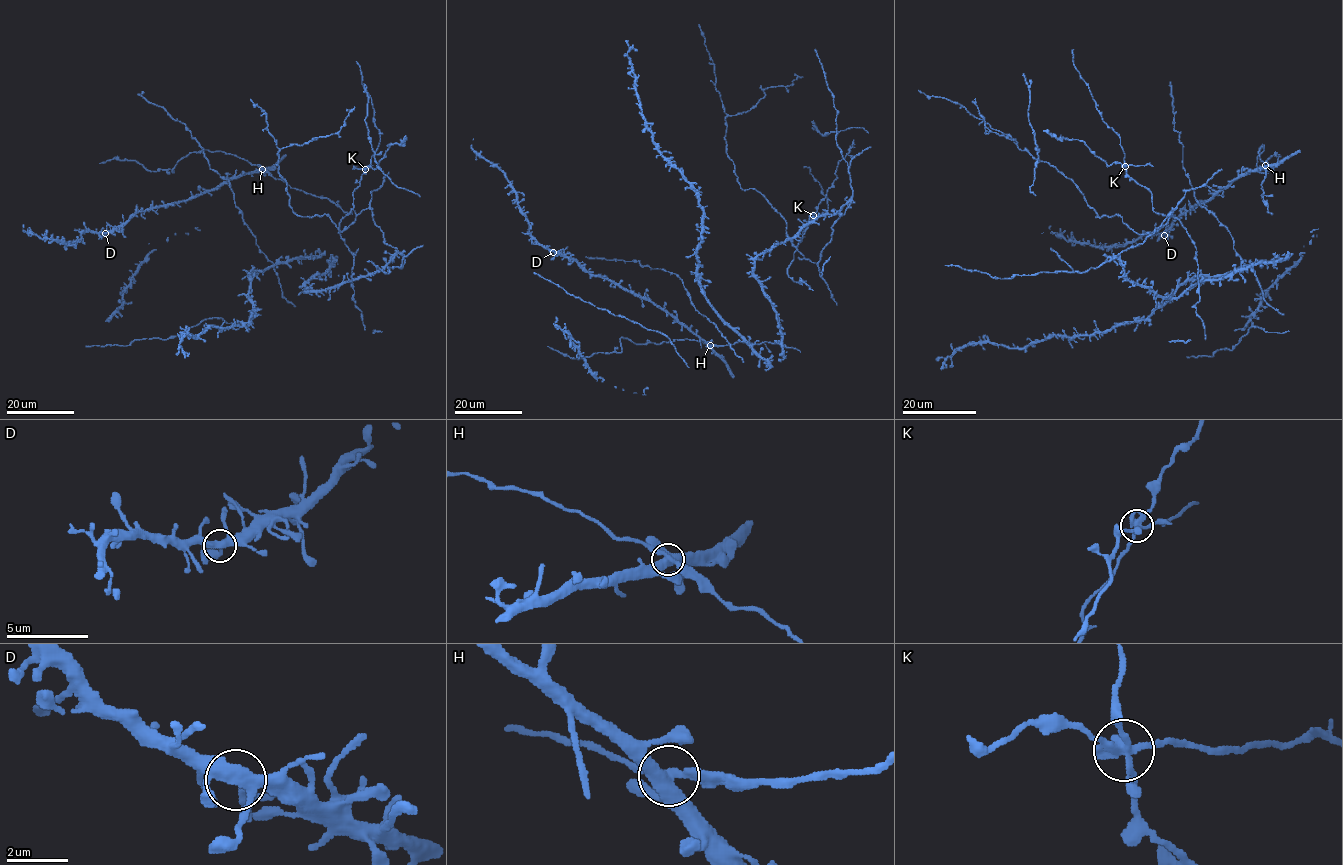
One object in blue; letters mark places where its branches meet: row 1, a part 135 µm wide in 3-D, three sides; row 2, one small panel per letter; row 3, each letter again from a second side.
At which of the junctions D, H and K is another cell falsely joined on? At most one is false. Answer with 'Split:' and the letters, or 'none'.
Split: K

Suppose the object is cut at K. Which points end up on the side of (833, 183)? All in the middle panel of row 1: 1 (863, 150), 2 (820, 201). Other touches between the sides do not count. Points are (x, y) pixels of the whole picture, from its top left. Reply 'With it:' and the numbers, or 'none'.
With it: 2

